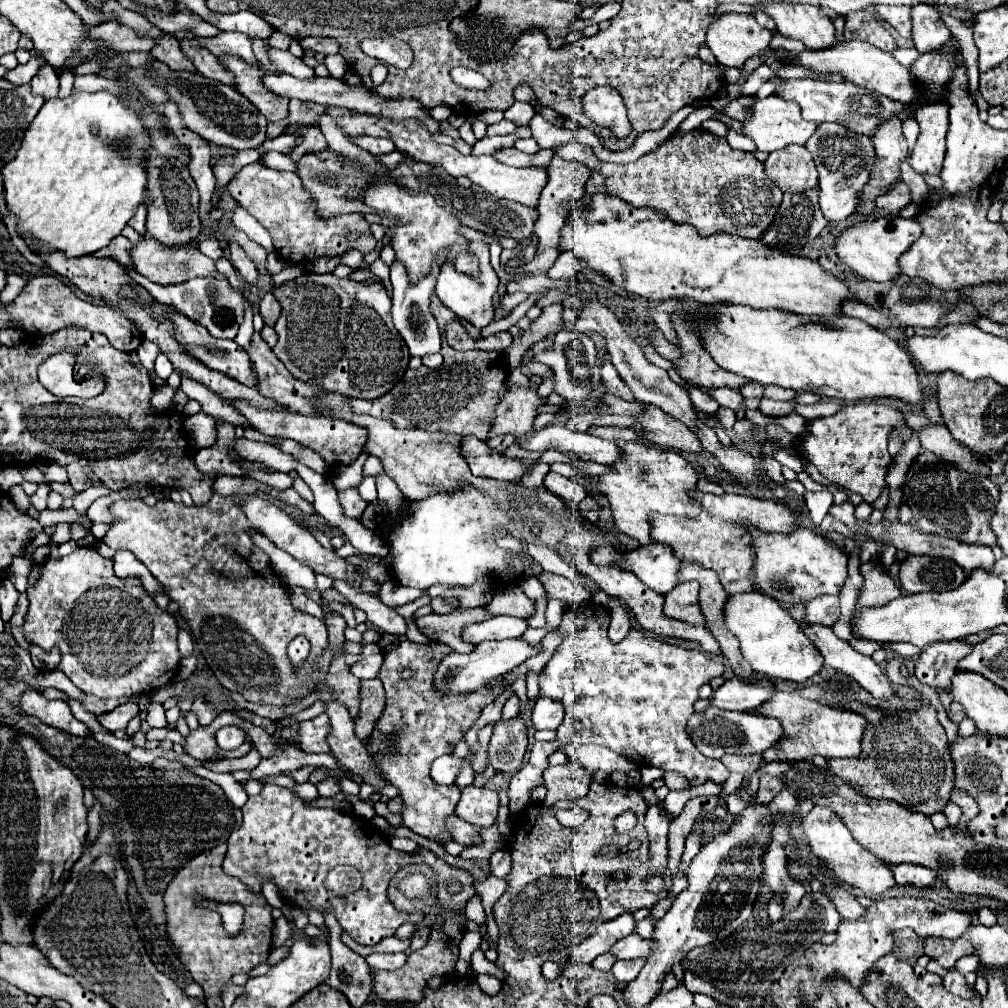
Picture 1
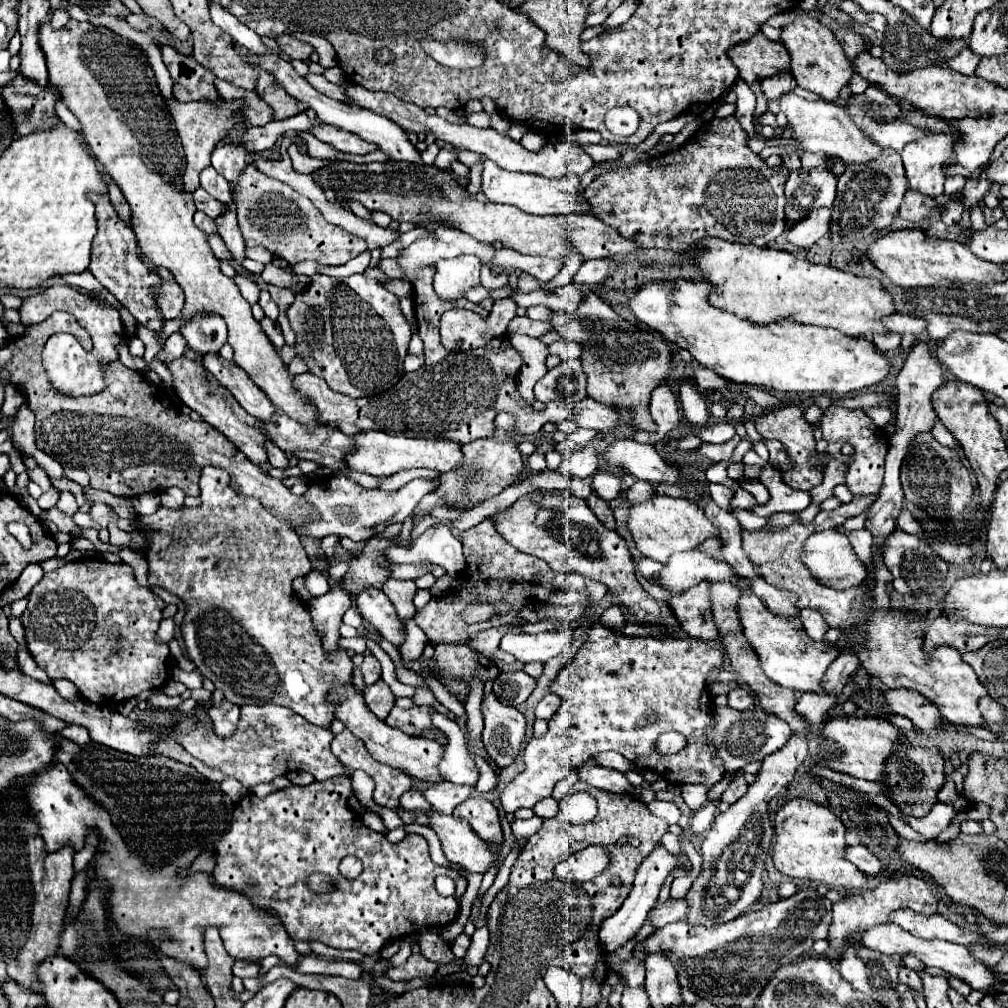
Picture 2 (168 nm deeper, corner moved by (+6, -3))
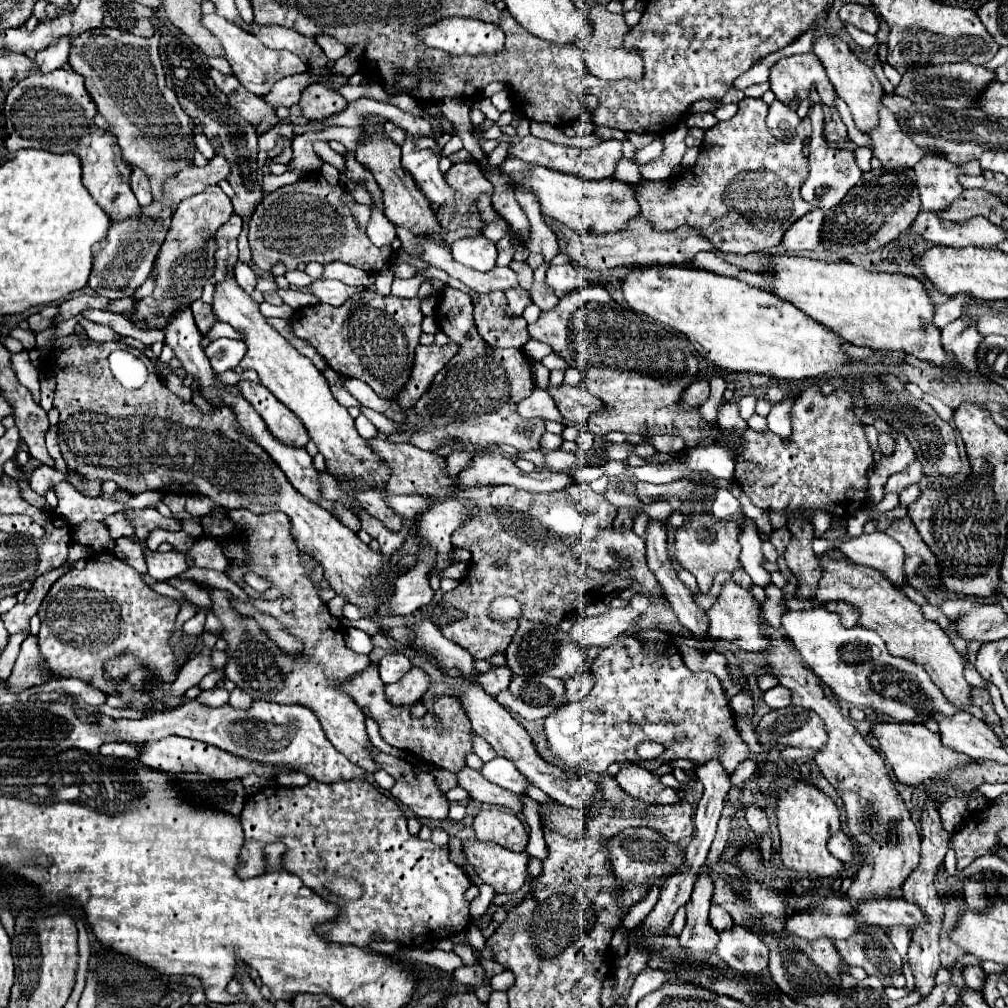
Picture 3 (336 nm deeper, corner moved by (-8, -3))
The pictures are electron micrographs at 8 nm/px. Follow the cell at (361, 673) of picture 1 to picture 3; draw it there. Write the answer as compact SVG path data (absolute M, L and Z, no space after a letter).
M387 653L381 661L379 661L379 675L383 683L395 683L397 679L403 677L403 673L407 673L411 669L411 663L405 655L401 653Z

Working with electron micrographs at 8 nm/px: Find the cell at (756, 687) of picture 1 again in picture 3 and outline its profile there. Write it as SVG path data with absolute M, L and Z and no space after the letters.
M775 685L773 689L761 693L761 699L771 707L771 709L781 709L781 707L789 707L791 705L791 693L787 693L785 687Z

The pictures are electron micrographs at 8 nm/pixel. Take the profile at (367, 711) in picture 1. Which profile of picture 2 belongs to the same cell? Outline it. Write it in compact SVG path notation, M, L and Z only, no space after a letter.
M379 679L377 683L365 687L365 693L363 693L363 699L367 703L367 707L379 717L379 719L385 719L391 711L391 707L395 705L395 695L391 693L389 685Z

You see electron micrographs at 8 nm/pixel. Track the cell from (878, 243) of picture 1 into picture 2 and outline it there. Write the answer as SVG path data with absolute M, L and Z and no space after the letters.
M901 229L885 233L869 247L869 259L881 269L895 285L905 289L915 287L937 287L943 281L949 283L1001 283L1005 281L1003 267L999 263L989 263L977 259L965 245L949 239L931 237L919 229Z

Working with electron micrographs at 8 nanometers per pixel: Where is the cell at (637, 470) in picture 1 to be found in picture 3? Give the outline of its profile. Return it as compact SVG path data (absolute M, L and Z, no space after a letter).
M693 501L693 509L687 515L685 523L675 529L675 561L691 571L697 579L701 593L711 589L713 577L717 571L733 571L739 567L739 525L733 521L717 521L699 501Z

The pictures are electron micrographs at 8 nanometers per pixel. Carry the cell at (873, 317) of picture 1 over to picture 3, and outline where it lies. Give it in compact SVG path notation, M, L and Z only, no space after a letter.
M953 295L953 299L949 299L949 303L937 305L935 307L935 315L933 315L933 325L937 329L941 329L947 323L959 319L961 313L963 313L963 305L965 303L967 303L967 297L965 295Z

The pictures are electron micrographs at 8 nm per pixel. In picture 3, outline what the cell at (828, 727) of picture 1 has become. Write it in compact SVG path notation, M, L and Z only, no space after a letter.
M873 723L871 733L879 743L879 751L885 761L891 765L899 783L905 785L921 785L929 779L947 779L949 773L971 759L949 747L943 747L939 733L929 731L923 723Z

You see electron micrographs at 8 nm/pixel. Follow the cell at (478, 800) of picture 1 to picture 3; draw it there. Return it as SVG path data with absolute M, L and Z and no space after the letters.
M483 807L473 819L475 835L483 841L493 841L511 851L525 851L529 835L517 815L499 807Z

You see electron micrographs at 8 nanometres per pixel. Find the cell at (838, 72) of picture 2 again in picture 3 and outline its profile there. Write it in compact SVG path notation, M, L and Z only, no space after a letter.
M821 35L821 37L817 37L813 41L813 49L811 51L819 57L819 61L823 61L823 67L825 67L825 71L827 71L827 75L829 75L833 87L835 87L837 97L841 97L849 105L857 129L859 131L873 129L877 125L877 111L881 107L879 99L883 95L883 87L877 81L877 77L871 71L871 67L867 63L863 63L851 51L851 47L843 39L835 37L835 35Z

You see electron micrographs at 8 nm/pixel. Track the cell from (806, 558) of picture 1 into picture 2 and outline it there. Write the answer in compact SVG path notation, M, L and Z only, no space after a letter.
M829 529L829 531L821 531L821 533L813 533L801 551L801 561L809 567L809 571L827 587L833 589L849 589L859 585L865 577L867 577L867 567L863 561L857 559L847 535Z

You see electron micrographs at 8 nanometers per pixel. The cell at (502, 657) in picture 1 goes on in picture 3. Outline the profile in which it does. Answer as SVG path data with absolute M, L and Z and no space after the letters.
M629 607L611 609L595 617L581 617L579 621L573 623L569 631L569 639L583 649L609 645L617 635L629 631L637 623L637 619L639 613Z

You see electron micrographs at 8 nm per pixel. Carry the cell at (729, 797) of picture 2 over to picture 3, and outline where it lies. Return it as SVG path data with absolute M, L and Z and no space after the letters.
M751 803L745 807L745 819L749 823L749 827L757 833L757 835L765 835L769 833L769 819L767 819L767 813L763 807Z

